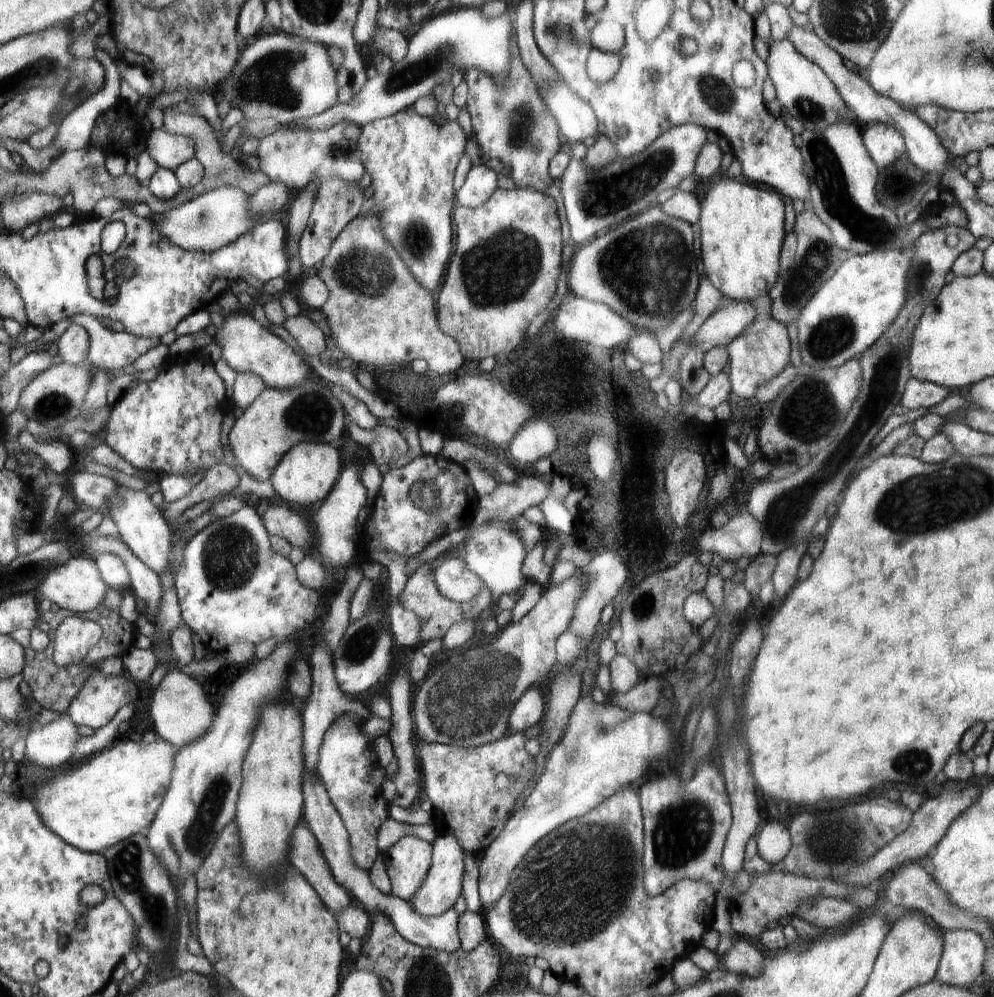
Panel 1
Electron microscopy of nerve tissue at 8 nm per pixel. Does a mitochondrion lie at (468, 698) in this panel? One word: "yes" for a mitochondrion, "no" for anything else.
yes

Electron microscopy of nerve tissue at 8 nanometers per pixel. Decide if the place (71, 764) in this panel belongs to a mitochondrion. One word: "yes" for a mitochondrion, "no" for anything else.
no

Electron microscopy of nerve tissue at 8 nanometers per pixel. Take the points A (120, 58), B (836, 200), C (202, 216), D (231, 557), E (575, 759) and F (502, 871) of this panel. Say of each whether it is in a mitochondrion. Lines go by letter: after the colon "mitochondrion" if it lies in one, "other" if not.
A: other
B: mitochondrion
C: mitochondrion
D: mitochondrion
E: mitochondrion
F: mitochondrion

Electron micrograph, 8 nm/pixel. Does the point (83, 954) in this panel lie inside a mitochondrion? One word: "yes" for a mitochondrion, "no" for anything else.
no

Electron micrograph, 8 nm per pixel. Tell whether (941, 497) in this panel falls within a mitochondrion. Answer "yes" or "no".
yes

